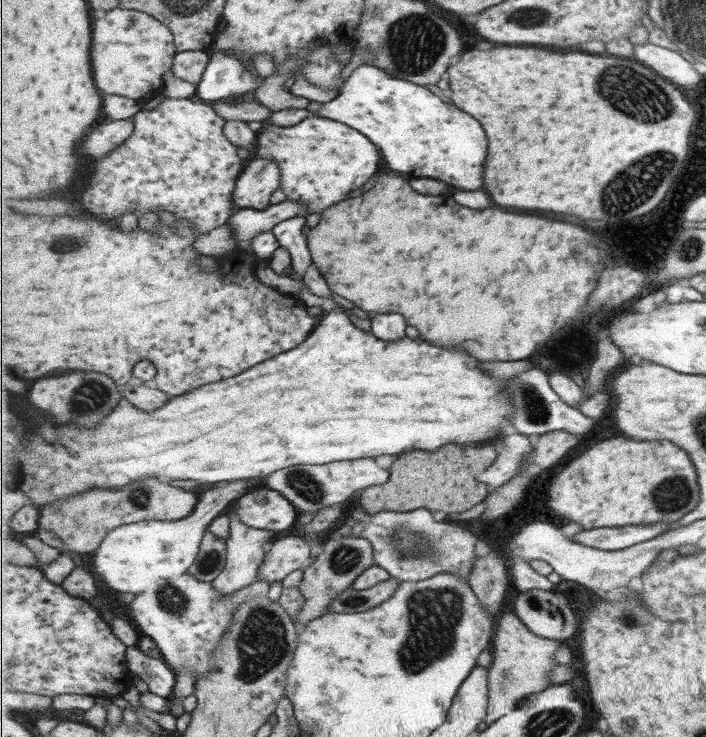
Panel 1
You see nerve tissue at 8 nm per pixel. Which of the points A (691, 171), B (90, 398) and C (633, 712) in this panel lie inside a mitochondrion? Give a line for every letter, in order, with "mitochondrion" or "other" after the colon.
A: mitochondrion
B: mitochondrion
C: other

